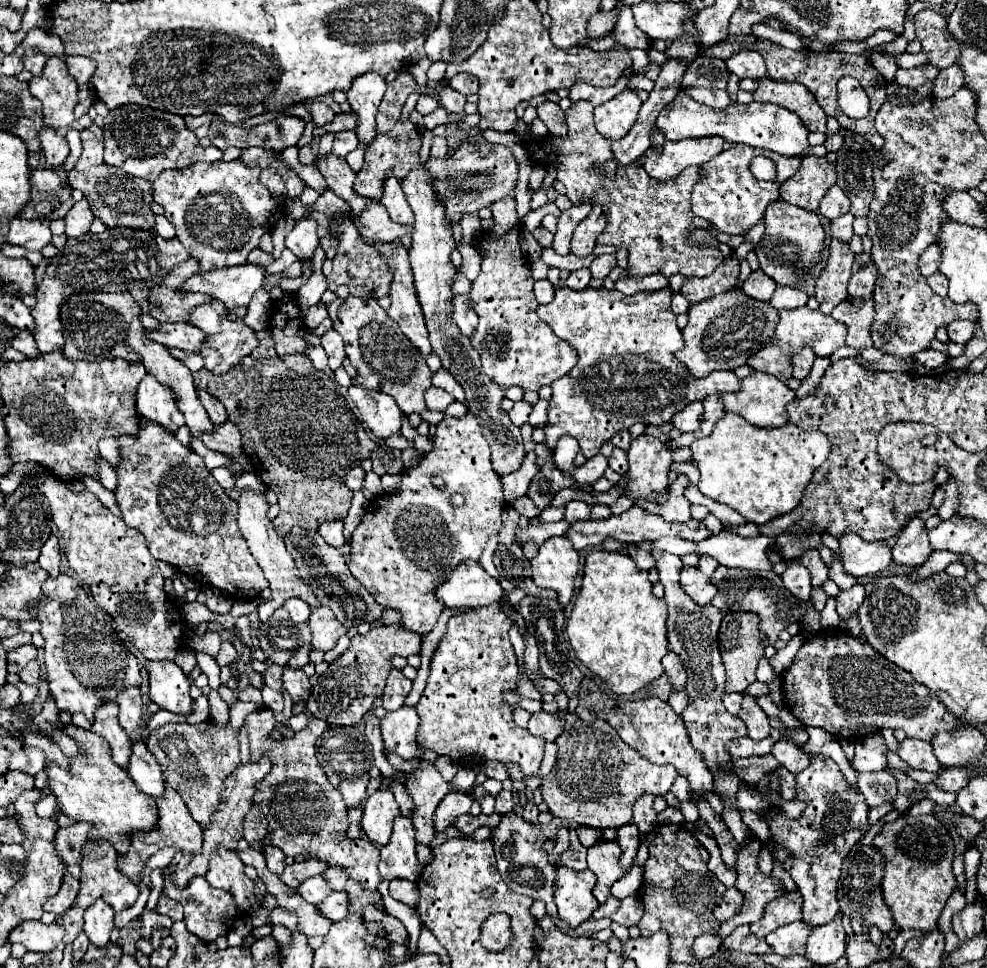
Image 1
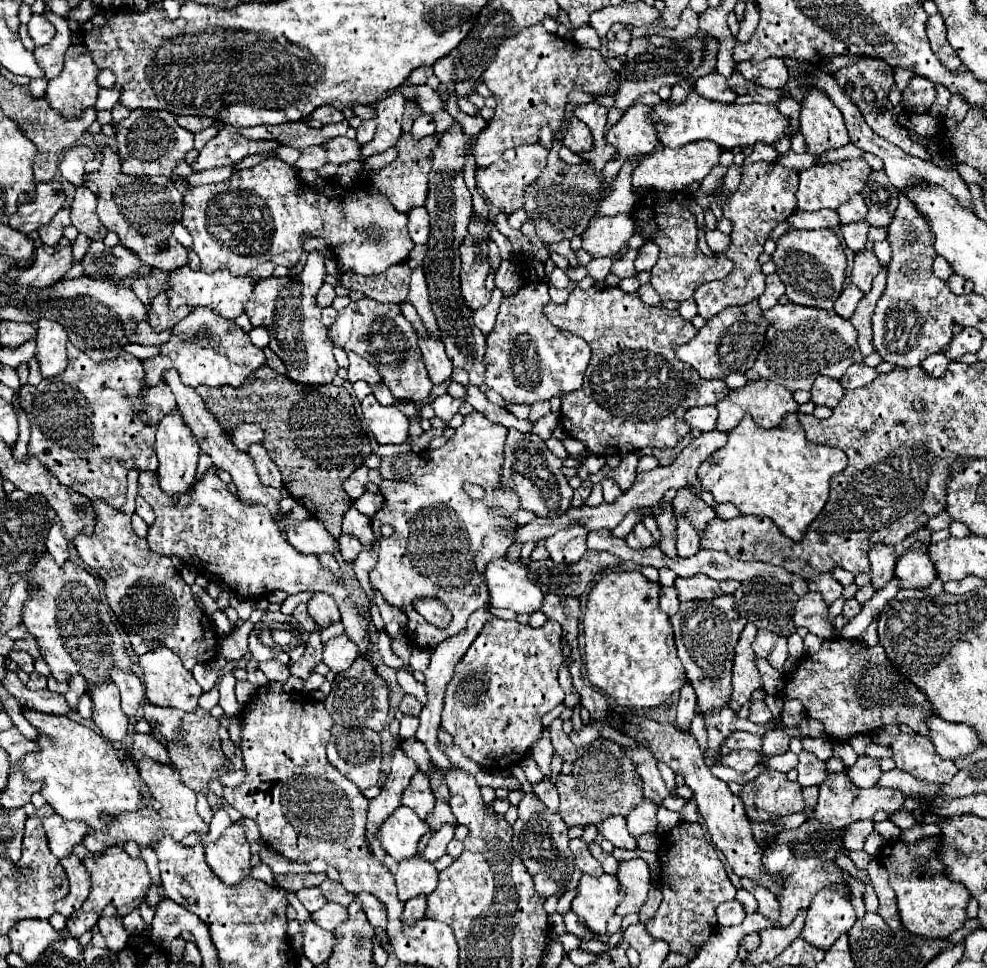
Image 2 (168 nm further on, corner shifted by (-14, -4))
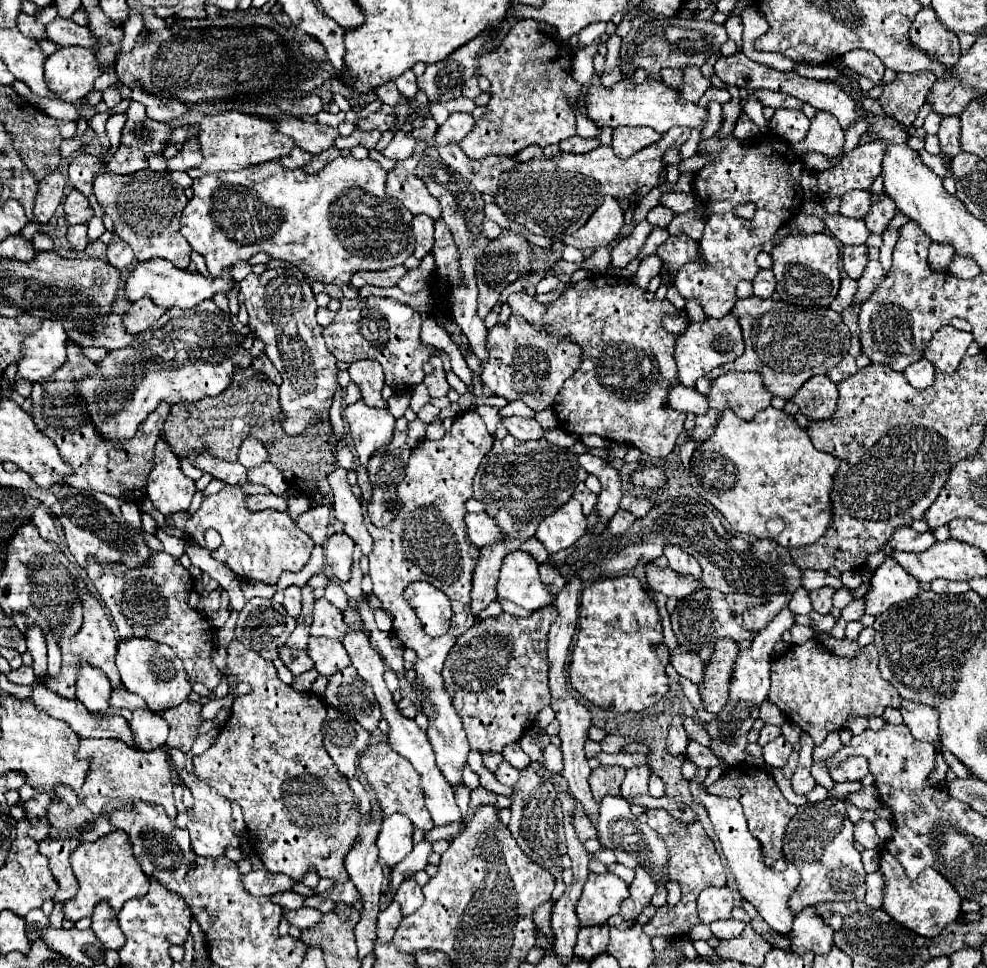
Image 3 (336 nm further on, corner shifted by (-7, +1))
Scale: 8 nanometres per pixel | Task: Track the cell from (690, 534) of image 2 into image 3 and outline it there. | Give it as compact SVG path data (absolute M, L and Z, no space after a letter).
M669 545L665 549L665 557L669 559L669 567L679 573L679 577L693 577L697 583L701 583L701 567L699 563L687 555L683 549L675 547L675 545Z

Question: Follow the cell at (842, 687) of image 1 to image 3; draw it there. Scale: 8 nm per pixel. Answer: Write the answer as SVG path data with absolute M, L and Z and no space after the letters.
M811 639L803 645L791 645L785 653L771 661L769 701L775 703L787 719L807 731L815 745L821 745L831 731L843 729L851 717L881 717L885 707L901 707L899 691L879 673L879 655L875 645L867 645L849 661L829 653L819 641Z

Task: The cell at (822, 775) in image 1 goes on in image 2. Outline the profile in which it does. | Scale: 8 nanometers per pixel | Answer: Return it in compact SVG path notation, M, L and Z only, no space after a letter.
M830 884L812 900L800 936L822 950L828 950L840 934L854 926L854 922L856 914L850 904L848 884Z

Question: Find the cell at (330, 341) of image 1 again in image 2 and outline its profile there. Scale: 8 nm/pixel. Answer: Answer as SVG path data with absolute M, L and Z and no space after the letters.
M348 352L350 358L350 366L348 366L348 382L358 382L358 380L366 380L368 384L376 384L380 382L380 374L374 370L374 366L370 362L366 362L364 358L360 358L354 352Z

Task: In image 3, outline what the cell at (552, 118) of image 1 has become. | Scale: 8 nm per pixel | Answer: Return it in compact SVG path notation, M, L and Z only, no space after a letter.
M577 135L559 143L559 149L565 153L589 153L591 149L597 149L597 147L599 147L599 139L583 139Z

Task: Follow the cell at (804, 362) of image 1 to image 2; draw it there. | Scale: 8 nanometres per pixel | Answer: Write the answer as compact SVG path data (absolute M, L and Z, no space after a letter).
M818 376L814 380L814 386L812 386L812 402L816 406L830 406L830 408L836 408L836 404L840 402L842 394L844 394L844 388L838 384L838 380L834 378L826 378L826 376Z

